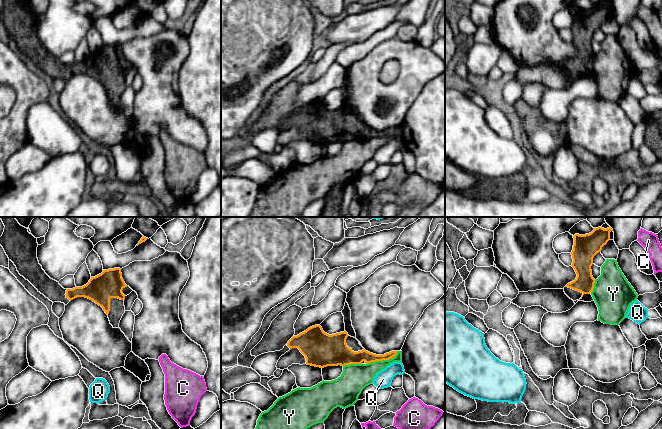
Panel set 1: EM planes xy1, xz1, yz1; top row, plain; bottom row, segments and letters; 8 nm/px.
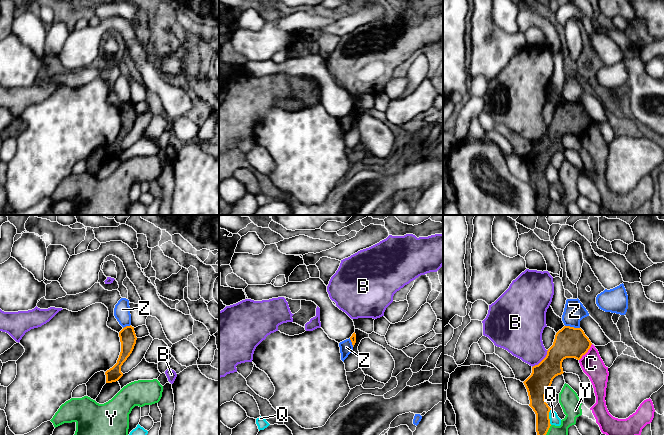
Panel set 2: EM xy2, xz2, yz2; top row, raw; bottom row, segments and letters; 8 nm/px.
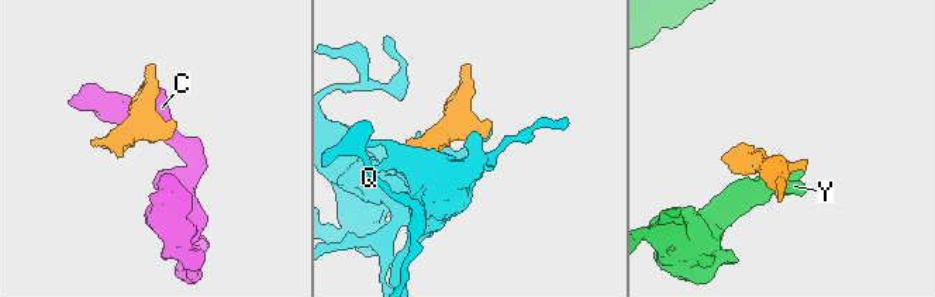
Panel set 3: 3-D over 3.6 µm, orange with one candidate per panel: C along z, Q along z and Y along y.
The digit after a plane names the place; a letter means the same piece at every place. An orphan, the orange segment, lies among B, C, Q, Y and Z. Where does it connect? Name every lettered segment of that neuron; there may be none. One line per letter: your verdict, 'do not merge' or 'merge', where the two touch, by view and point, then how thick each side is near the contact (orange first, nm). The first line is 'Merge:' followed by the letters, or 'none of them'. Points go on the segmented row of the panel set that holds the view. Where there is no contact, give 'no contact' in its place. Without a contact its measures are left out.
Merge: none of them
B: do not merge; meets orange in yz2 at (542, 360); 240 nm thick on the orange side, 320 nm on the other
C: do not merge; meets orange in yz2 at (586, 352); 240 nm thick on the orange side, 180 nm on the other
Q: do not merge; meets orange in yz2 at (548, 417); 150 nm thick on the orange side, 80 nm on the other
Y: do not merge; meets orange in xz1 at (382, 360); 110 nm thick on the orange side, 220 nm on the other
Z: do not merge; meets orange in yz2 at (572, 327); 240 nm thick on the orange side, 170 nm on the other

